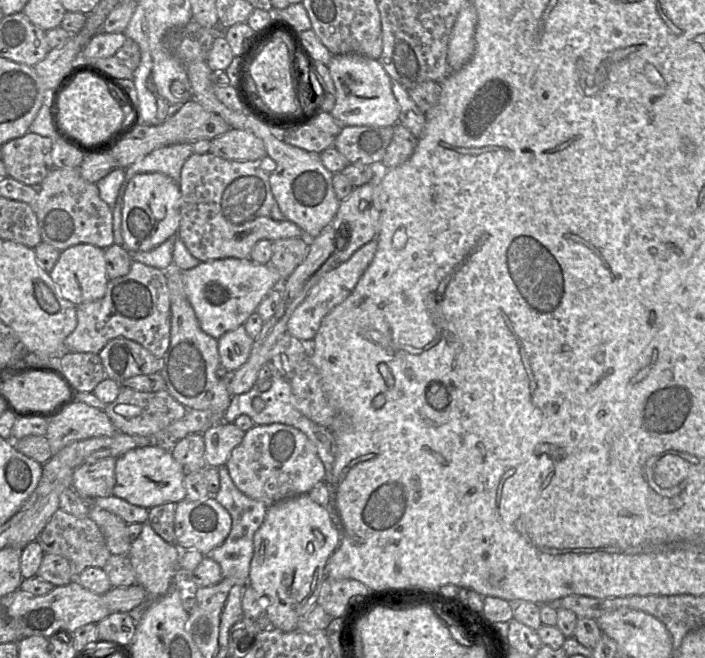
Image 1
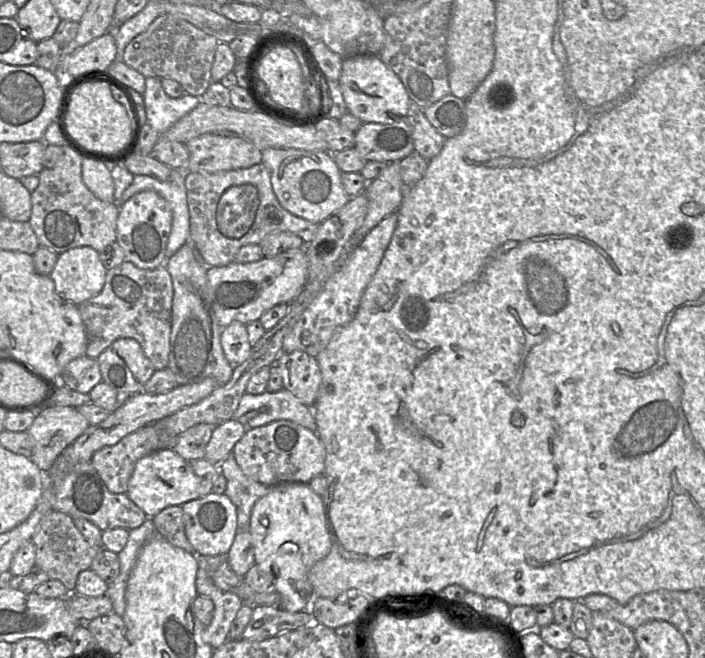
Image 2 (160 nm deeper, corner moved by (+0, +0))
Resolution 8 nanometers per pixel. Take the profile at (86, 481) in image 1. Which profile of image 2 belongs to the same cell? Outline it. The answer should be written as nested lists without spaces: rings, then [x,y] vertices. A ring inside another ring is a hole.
[[[148,424],[126,435],[116,444],[99,449],[93,454],[90,462],[110,492],[114,494],[126,493],[136,462],[152,452],[173,449],[177,439],[178,435],[156,428],[154,424]]]

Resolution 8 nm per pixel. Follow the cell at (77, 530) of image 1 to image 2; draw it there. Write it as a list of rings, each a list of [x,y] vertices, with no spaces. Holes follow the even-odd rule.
[[[51,510],[42,518],[31,540],[36,548],[35,565],[50,579],[61,581],[71,593],[75,592],[79,573],[90,569],[93,559],[103,548],[92,546],[75,526],[71,516],[55,510]]]

